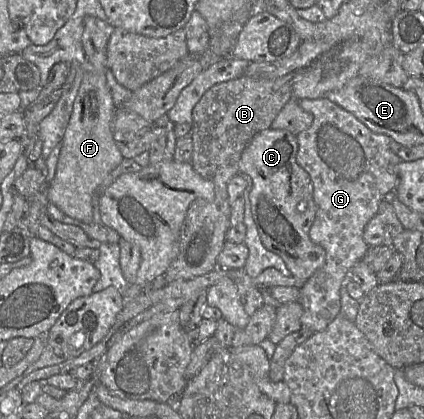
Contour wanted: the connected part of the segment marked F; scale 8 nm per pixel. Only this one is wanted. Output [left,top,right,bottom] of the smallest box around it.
[46,16,124,223]

